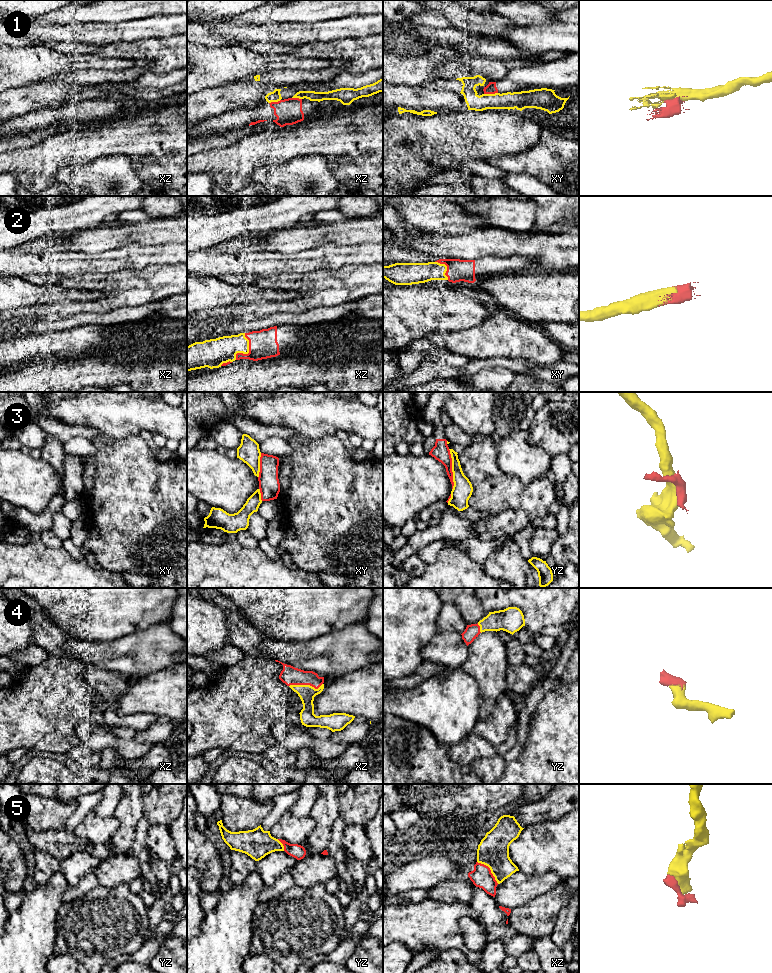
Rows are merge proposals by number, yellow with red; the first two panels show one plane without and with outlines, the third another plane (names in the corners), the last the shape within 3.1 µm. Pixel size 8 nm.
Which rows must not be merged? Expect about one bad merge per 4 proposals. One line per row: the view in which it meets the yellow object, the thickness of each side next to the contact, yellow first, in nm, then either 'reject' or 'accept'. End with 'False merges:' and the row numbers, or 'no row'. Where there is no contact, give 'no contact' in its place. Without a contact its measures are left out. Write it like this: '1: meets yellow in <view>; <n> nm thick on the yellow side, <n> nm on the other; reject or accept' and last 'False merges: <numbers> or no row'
1: meets yellow in xy; 140 nm thick on the yellow side, 90 nm on the other; reject
2: meets yellow in xz; 220 nm thick on the yellow side, 220 nm on the other; accept
3: meets yellow in yz; 160 nm thick on the yellow side, 140 nm on the other; reject
4: meets yellow in xz; 130 nm thick on the yellow side, 150 nm on the other; accept
5: meets yellow in xz; 260 nm thick on the yellow side, 170 nm on the other; accept
False merges: 1, 3

